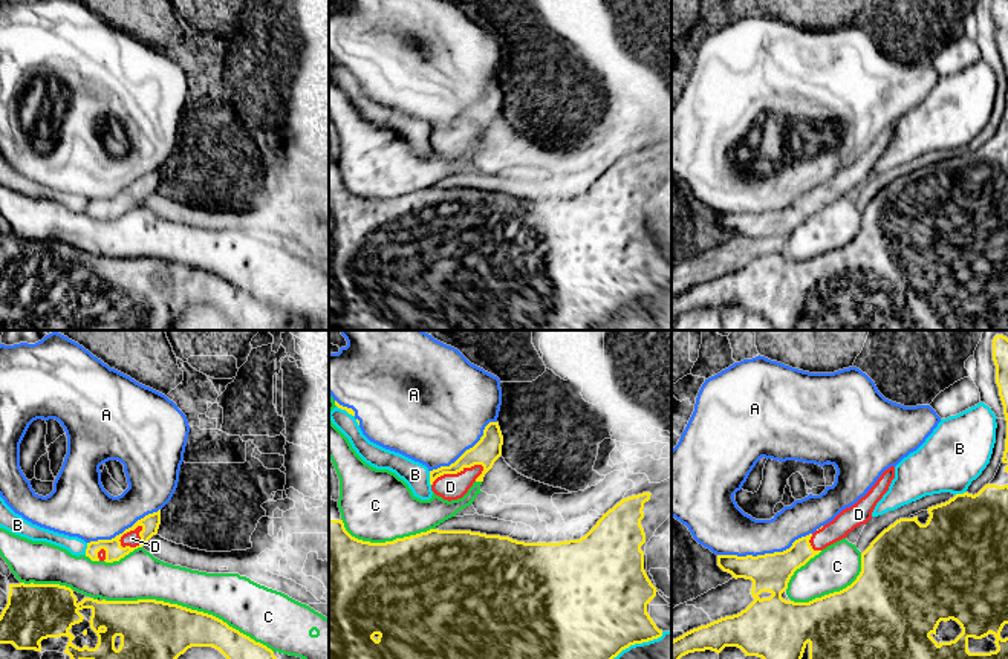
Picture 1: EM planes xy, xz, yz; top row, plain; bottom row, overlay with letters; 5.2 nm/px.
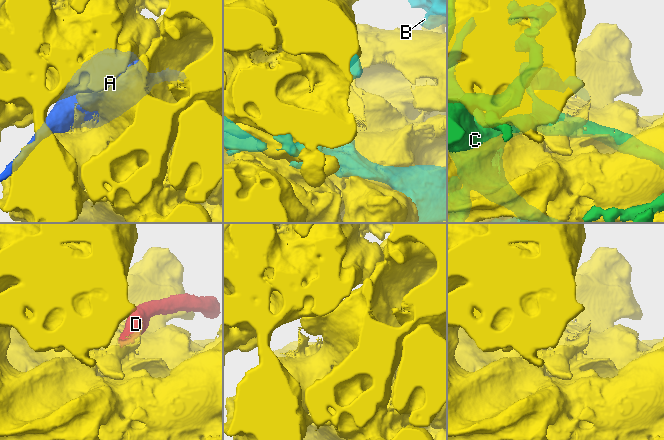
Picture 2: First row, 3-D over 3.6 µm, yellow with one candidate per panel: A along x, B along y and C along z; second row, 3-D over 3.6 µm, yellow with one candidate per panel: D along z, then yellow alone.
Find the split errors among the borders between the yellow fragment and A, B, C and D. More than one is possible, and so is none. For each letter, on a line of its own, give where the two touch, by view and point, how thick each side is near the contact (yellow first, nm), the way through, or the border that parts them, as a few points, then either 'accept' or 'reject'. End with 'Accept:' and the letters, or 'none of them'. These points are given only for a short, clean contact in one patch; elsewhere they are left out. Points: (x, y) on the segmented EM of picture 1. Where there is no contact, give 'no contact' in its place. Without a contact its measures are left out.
A: contact yz (765, 554); calibres 200 and 280 nm; reject
B: contact xz (638, 642); calibres 460 and 140 nm; reject
C: contact xy (188, 609); calibres 320 and 260 nm; reject
D: contact xz (456, 473); calibres 140 and 140 nm; reject
Accept: none of them

